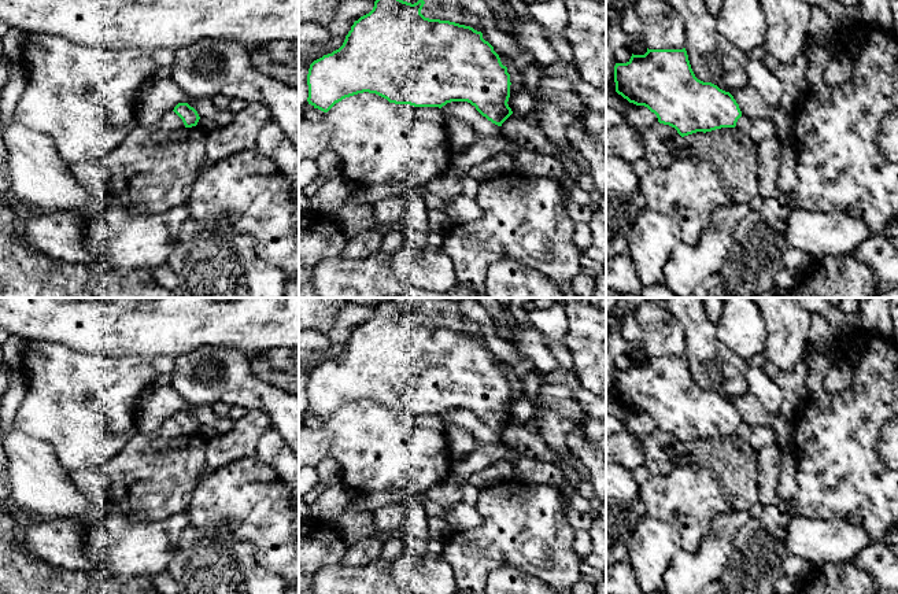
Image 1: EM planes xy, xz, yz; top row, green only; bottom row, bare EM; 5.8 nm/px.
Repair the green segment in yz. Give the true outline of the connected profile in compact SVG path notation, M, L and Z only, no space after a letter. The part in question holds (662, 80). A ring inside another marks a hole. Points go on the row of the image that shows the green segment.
M685 48L648 49L614 66L616 92L644 106L684 137L696 132L735 128L742 117L729 92L698 80Z

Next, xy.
M178 103L173 110L184 122L185 128L196 126L200 117L188 103Z

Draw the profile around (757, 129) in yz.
M742 115L736 126L739 130L746 133L755 143L760 143L765 139L776 137L776 125L772 119L750 119L746 115Z

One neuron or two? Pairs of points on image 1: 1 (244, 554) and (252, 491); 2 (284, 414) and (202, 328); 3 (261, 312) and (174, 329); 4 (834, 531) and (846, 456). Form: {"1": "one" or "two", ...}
{"1": "two", "2": "two", "3": "one", "4": "two"}

